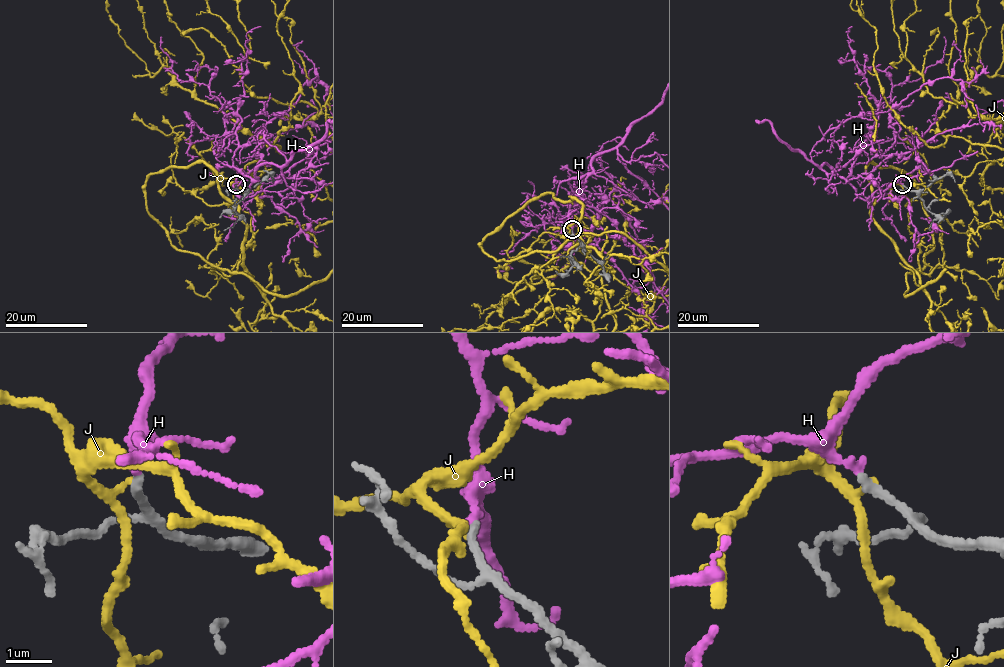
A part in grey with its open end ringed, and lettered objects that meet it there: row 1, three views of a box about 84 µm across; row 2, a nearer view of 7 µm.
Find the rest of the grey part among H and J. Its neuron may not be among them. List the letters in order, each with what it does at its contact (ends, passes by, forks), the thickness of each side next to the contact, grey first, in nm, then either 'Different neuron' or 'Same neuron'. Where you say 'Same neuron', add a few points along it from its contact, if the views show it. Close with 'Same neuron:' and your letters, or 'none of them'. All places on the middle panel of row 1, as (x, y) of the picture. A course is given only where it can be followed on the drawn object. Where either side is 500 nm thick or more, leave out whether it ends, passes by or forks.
H: It passes by. Thickness 170 nm (grey) against 170 nm. Same neuron
J: It passes by. Thickness 190 nm (grey) against 100 nm. Different neuron
Same neuron: H

